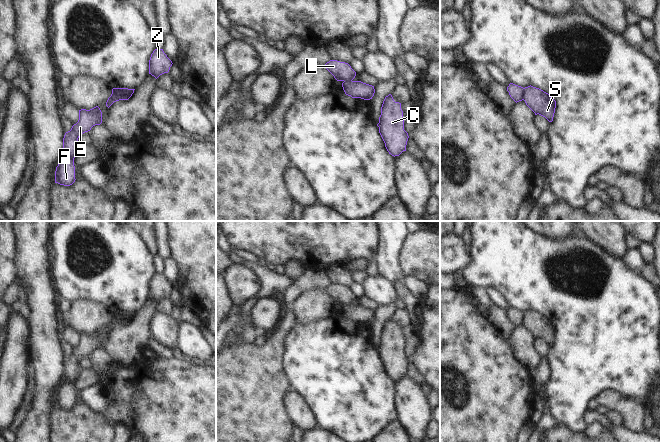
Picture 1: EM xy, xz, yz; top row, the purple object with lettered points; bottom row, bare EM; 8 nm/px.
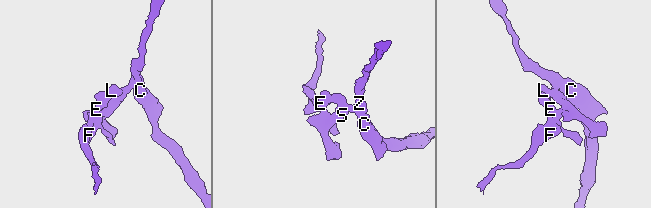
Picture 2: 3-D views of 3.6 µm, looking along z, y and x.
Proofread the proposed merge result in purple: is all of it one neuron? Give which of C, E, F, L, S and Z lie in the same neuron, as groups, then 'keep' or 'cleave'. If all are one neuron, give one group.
C F S Z / E L; cleave

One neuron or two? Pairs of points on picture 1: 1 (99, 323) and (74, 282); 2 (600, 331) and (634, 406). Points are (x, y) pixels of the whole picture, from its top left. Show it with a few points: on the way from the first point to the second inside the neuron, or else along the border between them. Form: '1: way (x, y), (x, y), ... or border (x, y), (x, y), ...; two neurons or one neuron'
1: border (71, 302), (93, 301), (104, 305), (108, 309); two neurons
2: border (609, 390), (635, 398), (643, 407), (643, 419); two neurons

